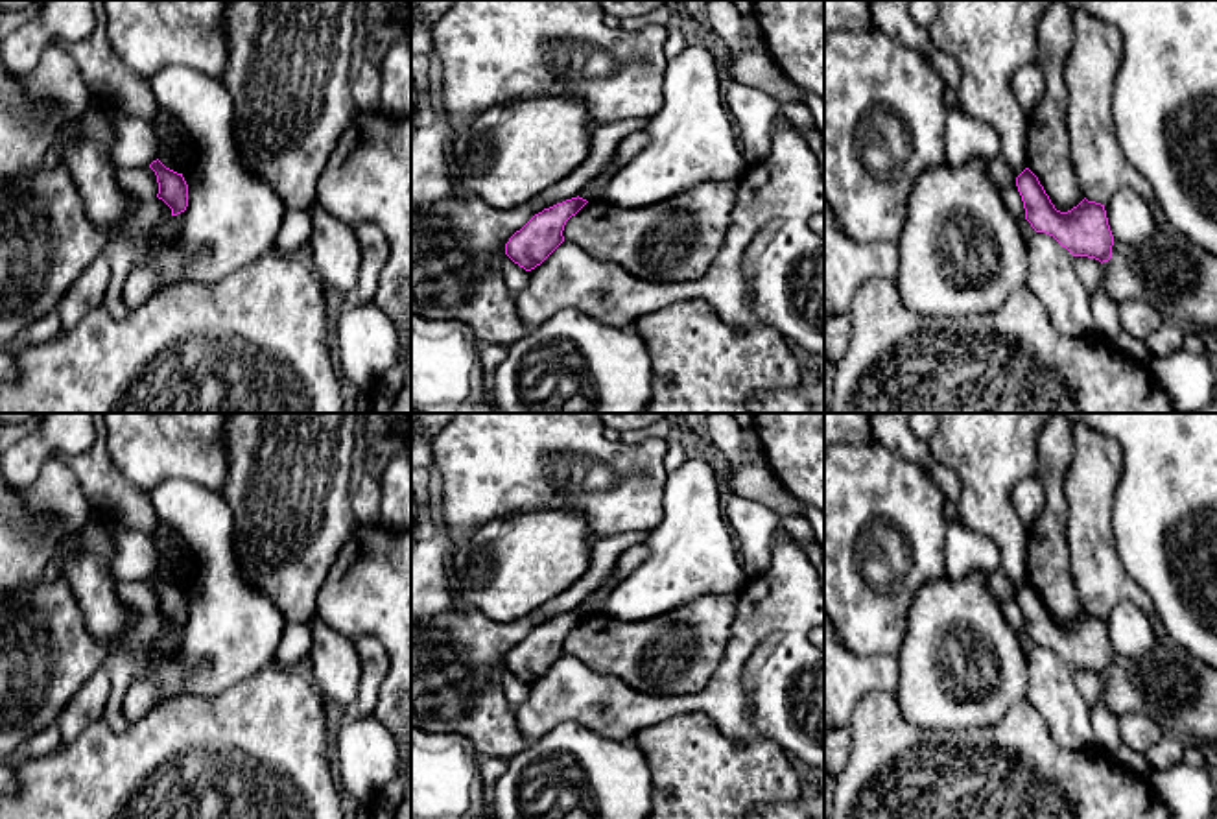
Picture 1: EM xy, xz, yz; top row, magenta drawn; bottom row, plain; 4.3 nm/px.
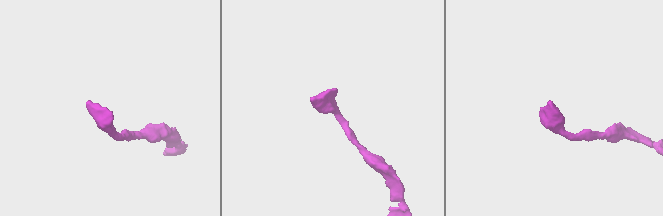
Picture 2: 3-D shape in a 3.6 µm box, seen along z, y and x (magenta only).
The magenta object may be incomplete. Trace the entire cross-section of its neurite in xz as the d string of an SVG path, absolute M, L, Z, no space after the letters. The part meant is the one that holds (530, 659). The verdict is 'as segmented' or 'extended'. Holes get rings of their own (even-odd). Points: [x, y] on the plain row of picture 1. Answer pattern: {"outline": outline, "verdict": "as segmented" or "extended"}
{"outline": "M577 609L535 627L509 651L505 668L526 684L535 682L564 655L566 635L586 616Z", "verdict": "as segmented"}

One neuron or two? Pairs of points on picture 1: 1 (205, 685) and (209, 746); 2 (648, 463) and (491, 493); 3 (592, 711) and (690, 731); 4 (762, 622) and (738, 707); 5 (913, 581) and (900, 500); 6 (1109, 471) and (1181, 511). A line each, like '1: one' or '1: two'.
1: two
2: one
3: two
4: one
5: one
6: two

